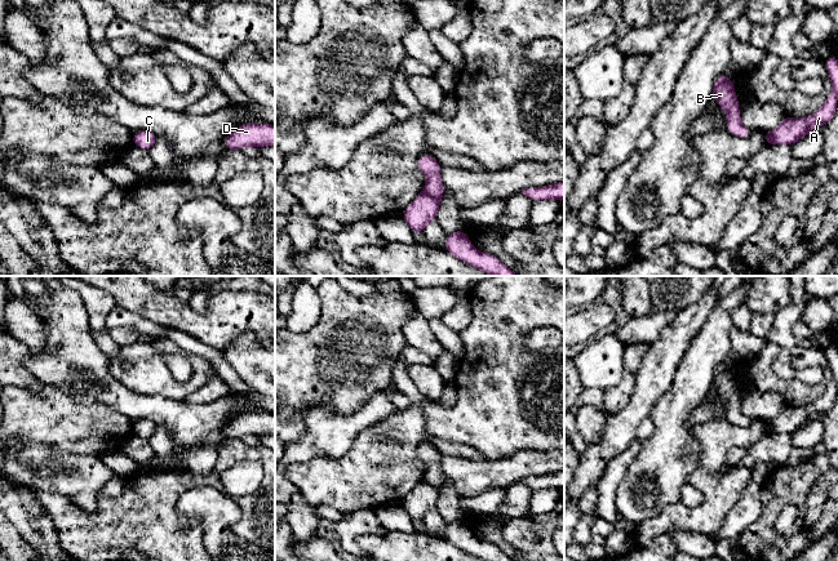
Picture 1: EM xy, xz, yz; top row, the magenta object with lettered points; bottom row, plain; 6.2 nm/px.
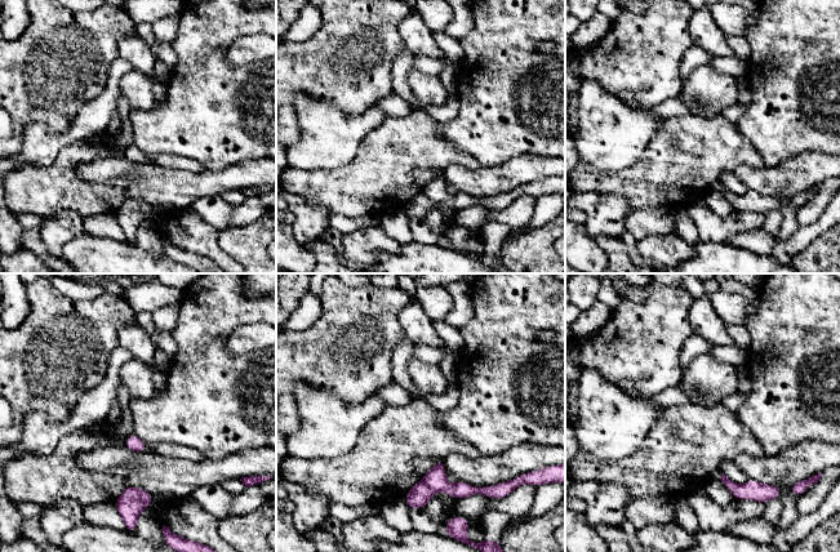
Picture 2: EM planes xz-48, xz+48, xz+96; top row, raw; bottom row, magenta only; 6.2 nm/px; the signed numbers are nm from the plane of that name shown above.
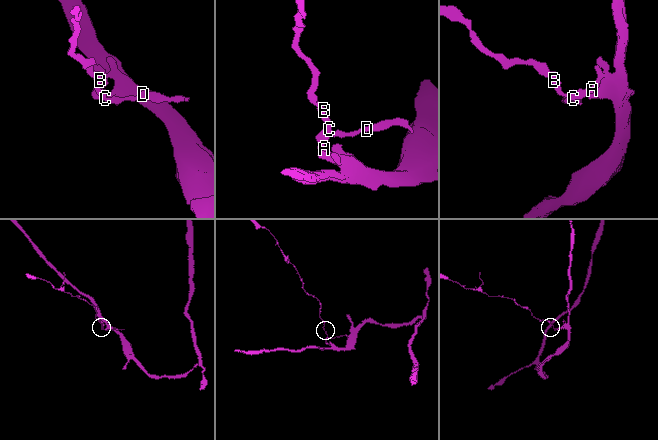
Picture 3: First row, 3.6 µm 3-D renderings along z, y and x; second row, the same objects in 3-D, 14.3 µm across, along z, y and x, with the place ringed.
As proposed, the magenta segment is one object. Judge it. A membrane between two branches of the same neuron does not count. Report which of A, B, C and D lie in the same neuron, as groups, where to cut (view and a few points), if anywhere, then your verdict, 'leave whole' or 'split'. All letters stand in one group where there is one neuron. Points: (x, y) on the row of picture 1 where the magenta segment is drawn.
A / B C D; cut in xz along (421, 192), (438, 203); split

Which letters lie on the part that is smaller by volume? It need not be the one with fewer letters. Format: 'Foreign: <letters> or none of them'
Foreign: B, C, D

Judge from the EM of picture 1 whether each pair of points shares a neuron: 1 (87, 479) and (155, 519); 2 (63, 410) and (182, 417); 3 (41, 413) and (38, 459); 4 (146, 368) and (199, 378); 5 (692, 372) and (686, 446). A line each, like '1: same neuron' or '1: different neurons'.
1: different neurons
2: different neurons
3: different neurons
4: same neuron
5: same neuron

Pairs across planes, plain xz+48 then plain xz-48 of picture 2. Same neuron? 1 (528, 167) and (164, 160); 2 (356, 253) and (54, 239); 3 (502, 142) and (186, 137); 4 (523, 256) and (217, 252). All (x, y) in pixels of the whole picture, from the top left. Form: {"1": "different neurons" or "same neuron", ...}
{"1": "different neurons", "2": "same neuron", "3": "same neuron", "4": "different neurons"}

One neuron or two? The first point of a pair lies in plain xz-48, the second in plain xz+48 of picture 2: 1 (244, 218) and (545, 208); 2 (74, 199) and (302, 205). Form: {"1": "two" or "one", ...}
{"1": "one", "2": "two"}

